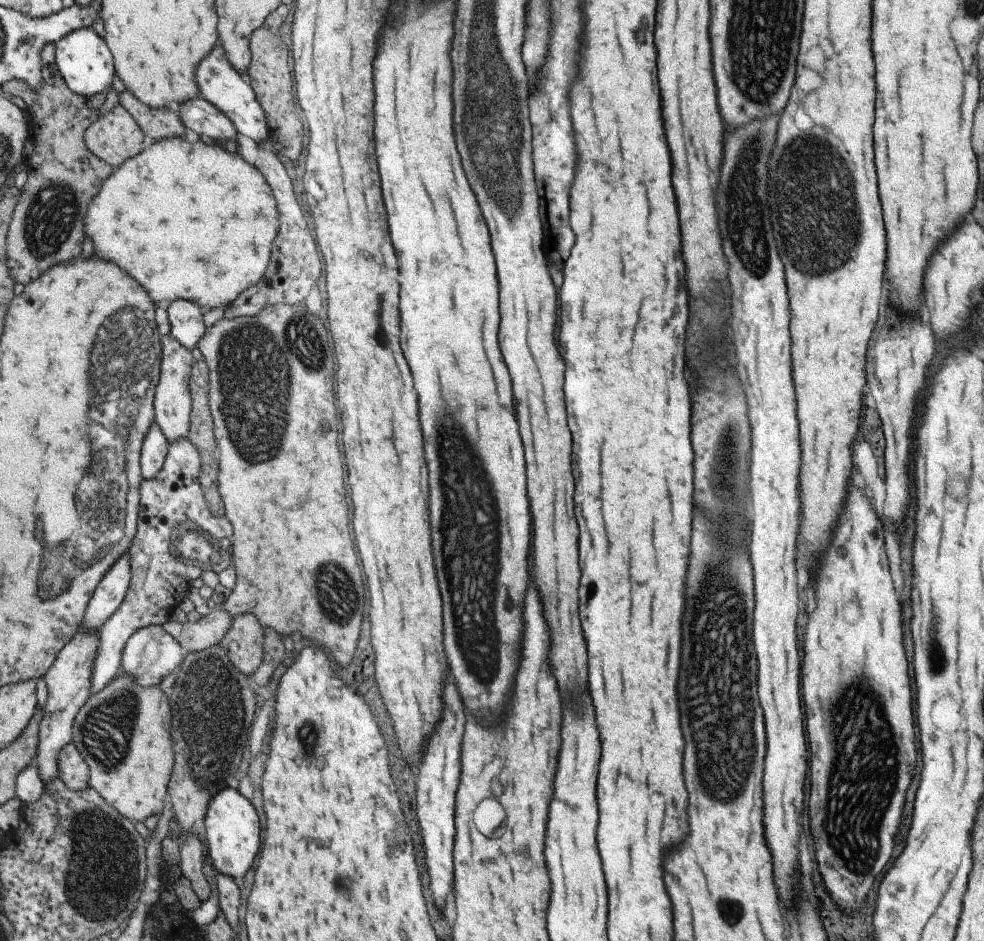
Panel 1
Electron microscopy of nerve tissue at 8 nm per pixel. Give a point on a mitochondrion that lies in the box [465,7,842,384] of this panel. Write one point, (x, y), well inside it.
(744, 216)

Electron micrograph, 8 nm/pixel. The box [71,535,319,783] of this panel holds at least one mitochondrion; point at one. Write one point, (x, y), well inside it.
(100, 734)

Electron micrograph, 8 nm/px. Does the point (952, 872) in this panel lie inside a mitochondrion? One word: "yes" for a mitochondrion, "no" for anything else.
yes

